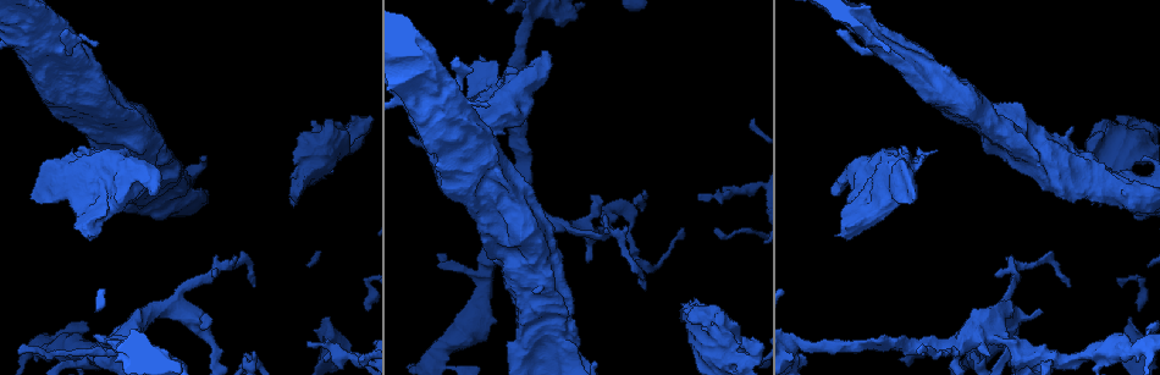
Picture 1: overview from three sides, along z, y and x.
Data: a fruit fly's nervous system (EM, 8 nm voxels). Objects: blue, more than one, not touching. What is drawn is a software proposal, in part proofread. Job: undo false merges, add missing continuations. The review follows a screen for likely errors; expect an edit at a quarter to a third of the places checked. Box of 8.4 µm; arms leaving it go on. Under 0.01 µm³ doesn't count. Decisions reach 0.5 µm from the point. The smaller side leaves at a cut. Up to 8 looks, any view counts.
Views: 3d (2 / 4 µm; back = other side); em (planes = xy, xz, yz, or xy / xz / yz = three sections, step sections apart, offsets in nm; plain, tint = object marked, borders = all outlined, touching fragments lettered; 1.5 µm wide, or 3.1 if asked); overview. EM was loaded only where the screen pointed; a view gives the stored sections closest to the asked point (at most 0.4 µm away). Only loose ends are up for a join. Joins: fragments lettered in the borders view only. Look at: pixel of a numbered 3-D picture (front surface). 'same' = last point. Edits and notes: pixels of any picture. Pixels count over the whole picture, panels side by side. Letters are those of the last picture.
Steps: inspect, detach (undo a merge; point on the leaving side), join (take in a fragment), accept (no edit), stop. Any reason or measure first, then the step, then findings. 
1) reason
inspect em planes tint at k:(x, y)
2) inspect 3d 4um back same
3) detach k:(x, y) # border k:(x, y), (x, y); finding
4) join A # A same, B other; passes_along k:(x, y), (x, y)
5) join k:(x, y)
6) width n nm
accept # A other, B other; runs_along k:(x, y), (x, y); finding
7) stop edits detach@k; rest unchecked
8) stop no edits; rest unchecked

thick end
inspect em planes borders at 1:(31, 199)

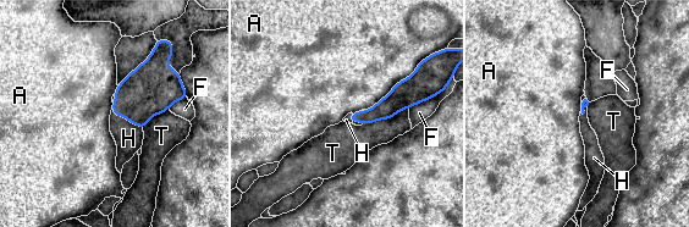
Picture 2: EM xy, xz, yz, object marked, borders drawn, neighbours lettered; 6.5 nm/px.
join H # A other, F other, H same, T other; passes_along 2:(150, 89), (126, 117), (128, 138); it goes on there

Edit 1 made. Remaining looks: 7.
redraw
inspect overview

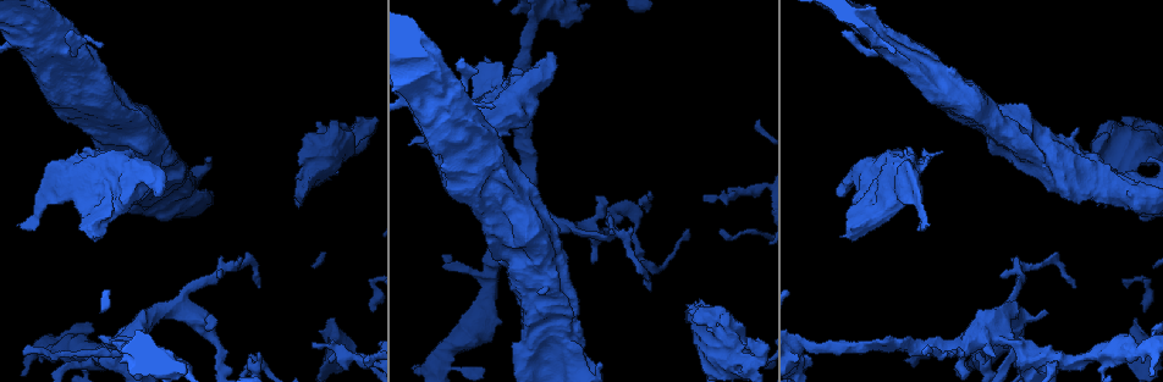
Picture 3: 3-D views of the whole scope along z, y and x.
stops while still wide
inspect 3d 2um at 3:(93, 239)

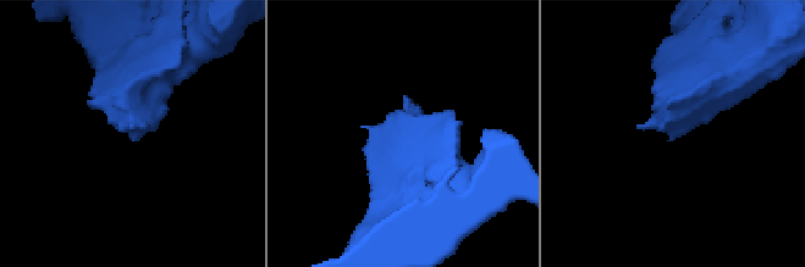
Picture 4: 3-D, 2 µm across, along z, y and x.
now the EM
inspect em planes borders at 4:(637, 125)

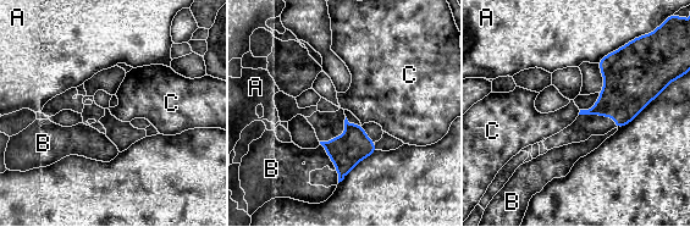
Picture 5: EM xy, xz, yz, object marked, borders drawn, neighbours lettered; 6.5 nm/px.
accept # A other, B other, C other; border 5:(580, 110), (578, 114); none of them fits

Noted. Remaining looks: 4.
stop edits join@2; rest unchecked

